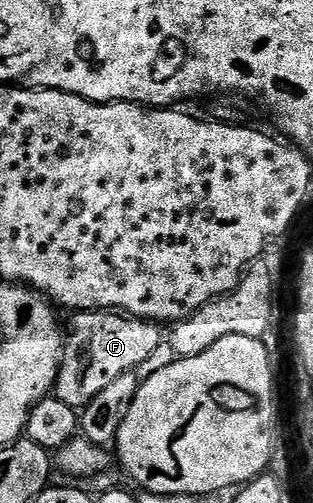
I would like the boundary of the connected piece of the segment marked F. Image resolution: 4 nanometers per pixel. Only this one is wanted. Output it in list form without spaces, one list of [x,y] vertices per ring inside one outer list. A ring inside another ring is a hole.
[[[77,311],[71,316],[72,331],[66,335],[66,350],[64,359],[60,363],[60,372],[56,378],[56,386],[54,388],[55,398],[62,400],[66,405],[82,409],[86,405],[90,405],[90,401],[94,401],[94,397],[98,397],[98,393],[102,393],[102,389],[106,389],[106,385],[111,385],[118,377],[122,377],[122,373],[130,373],[140,369],[140,366],[155,353],[160,347],[160,342],[165,342],[164,335],[157,324],[151,323],[149,319],[136,319],[132,315],[125,315],[110,311]]]

